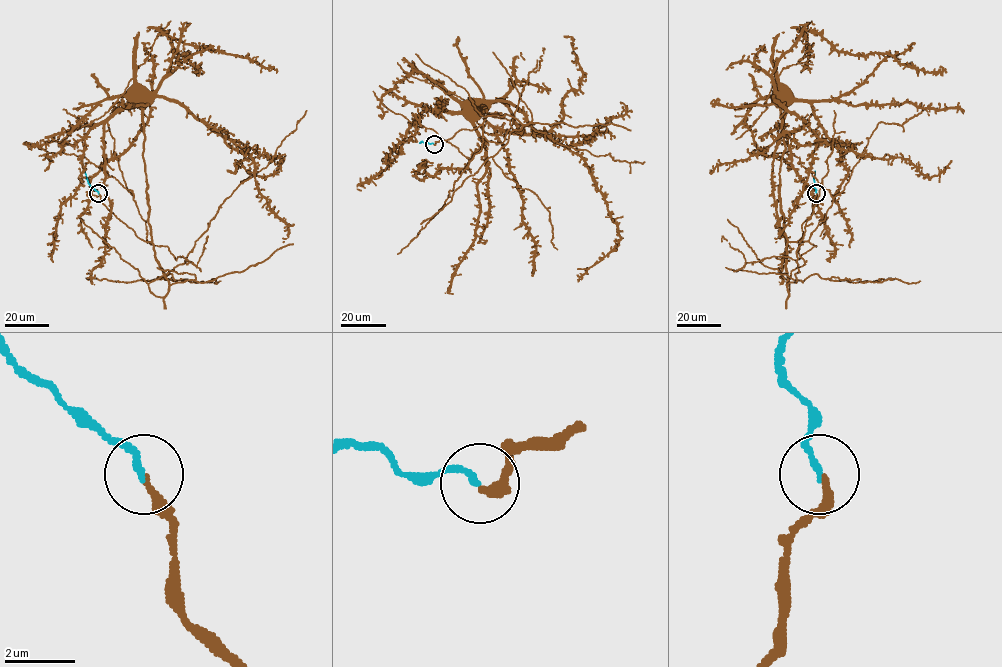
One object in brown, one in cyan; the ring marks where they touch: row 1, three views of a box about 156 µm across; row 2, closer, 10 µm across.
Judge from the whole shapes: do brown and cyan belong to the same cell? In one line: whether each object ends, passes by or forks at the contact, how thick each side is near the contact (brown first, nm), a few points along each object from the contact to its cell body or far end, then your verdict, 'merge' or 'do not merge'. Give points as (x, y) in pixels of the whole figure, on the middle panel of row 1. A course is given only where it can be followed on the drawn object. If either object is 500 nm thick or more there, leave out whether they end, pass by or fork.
brown ends there; cyan ends there; 200 nm thick on the brown side, 190 nm on the other; brown runs (433, 144), (462, 129), (472, 130), (487, 115), (482, 106), (479, 112), (477, 107), (467, 107), (468, 112); cyan runs (433, 144), (419, 143); merge

